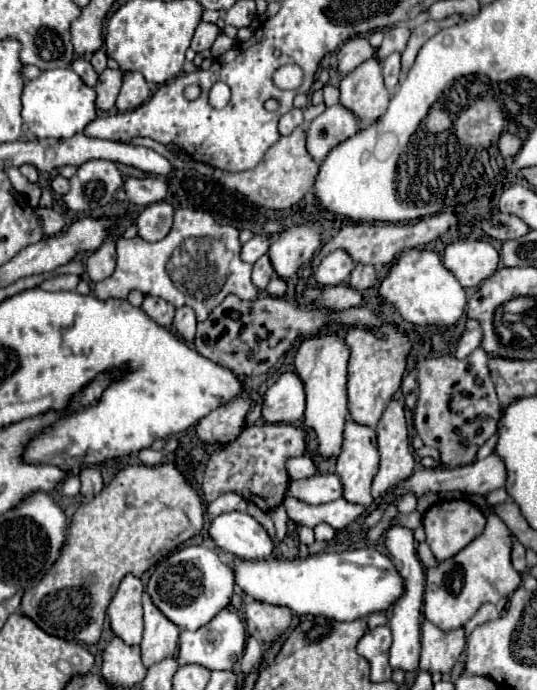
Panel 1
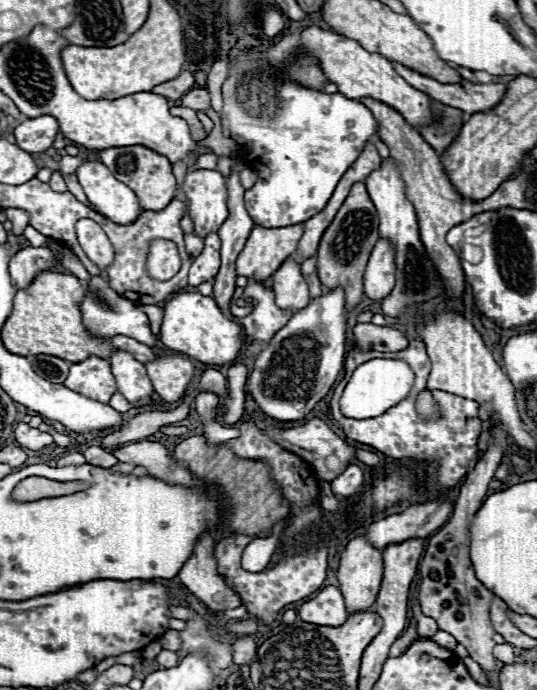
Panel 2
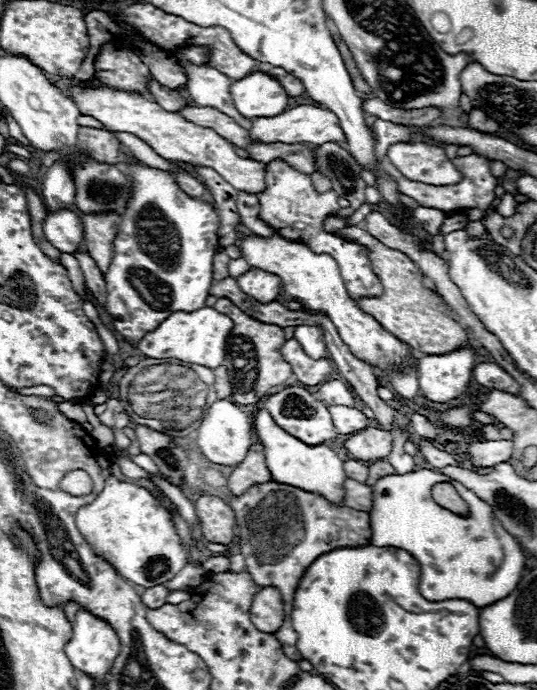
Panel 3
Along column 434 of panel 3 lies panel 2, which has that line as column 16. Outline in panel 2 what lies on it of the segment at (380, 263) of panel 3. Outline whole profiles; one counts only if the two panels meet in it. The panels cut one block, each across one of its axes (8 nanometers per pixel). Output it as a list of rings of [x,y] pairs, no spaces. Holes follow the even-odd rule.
[[[60,272],[38,274],[36,280],[26,290],[18,290],[14,296],[12,314],[2,326],[4,346],[12,354],[20,356],[52,354],[72,364],[82,362],[84,358],[90,356],[110,358],[116,352],[112,342],[106,338],[92,338],[92,334],[84,330],[84,322],[80,318],[80,298],[84,298],[84,288],[80,286],[76,276]]]

